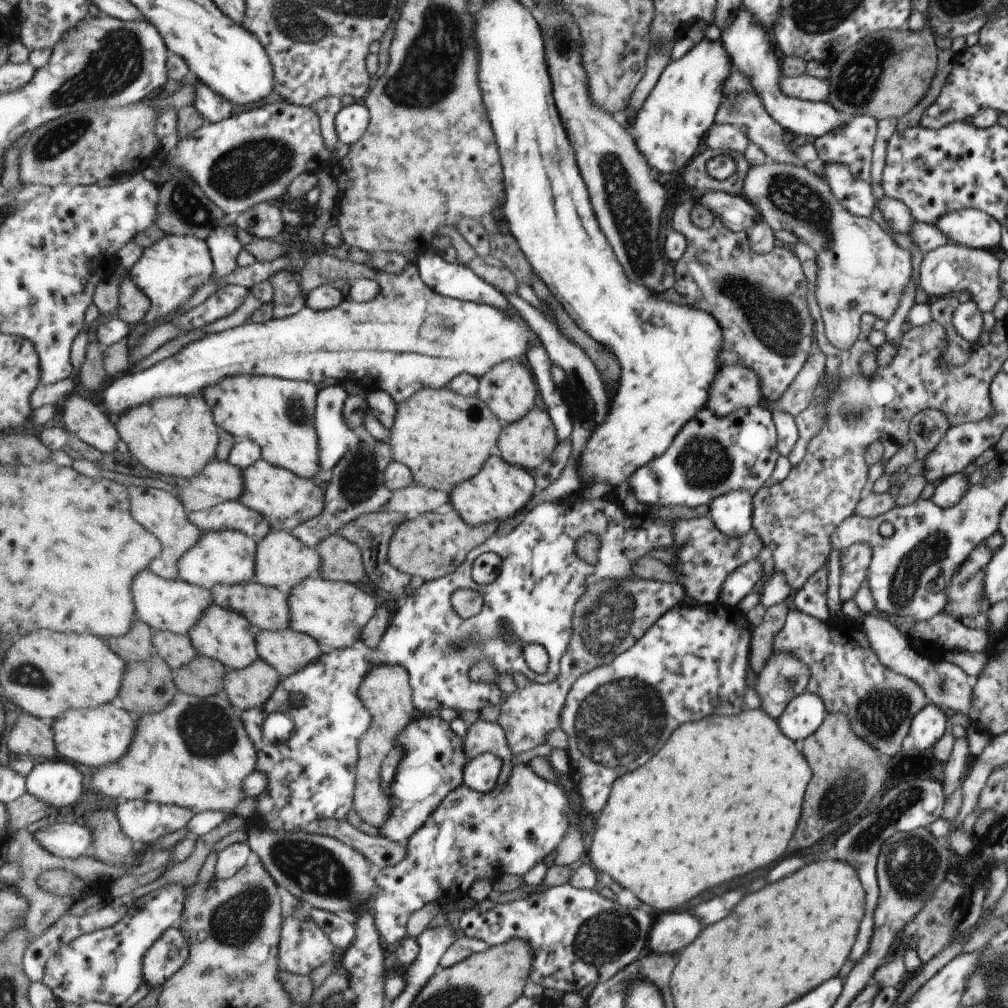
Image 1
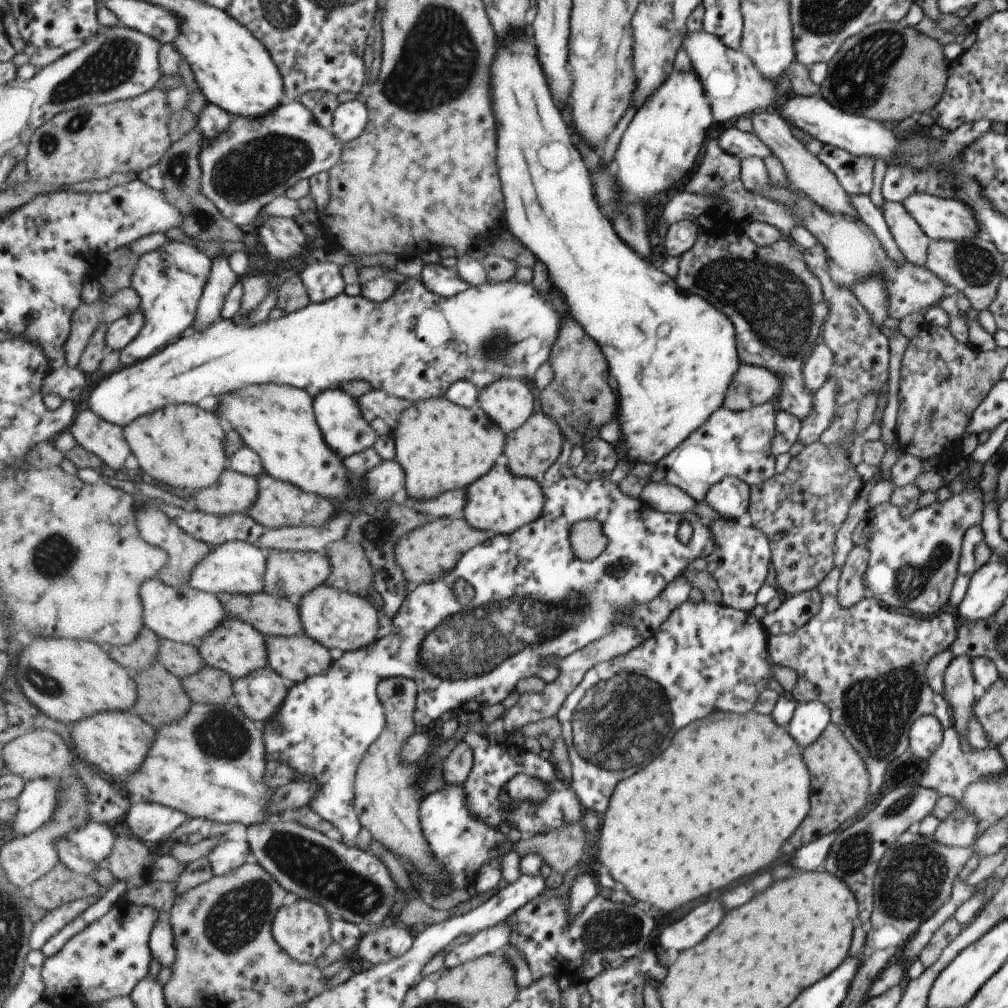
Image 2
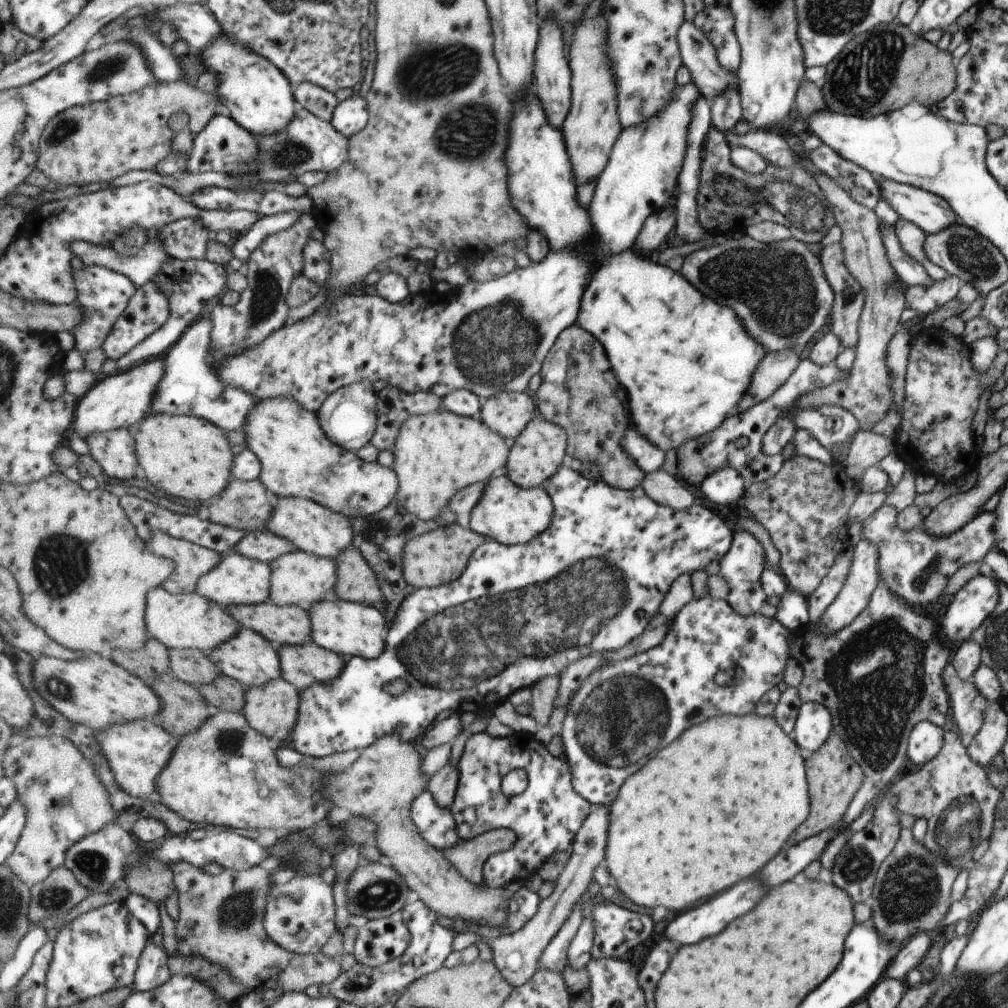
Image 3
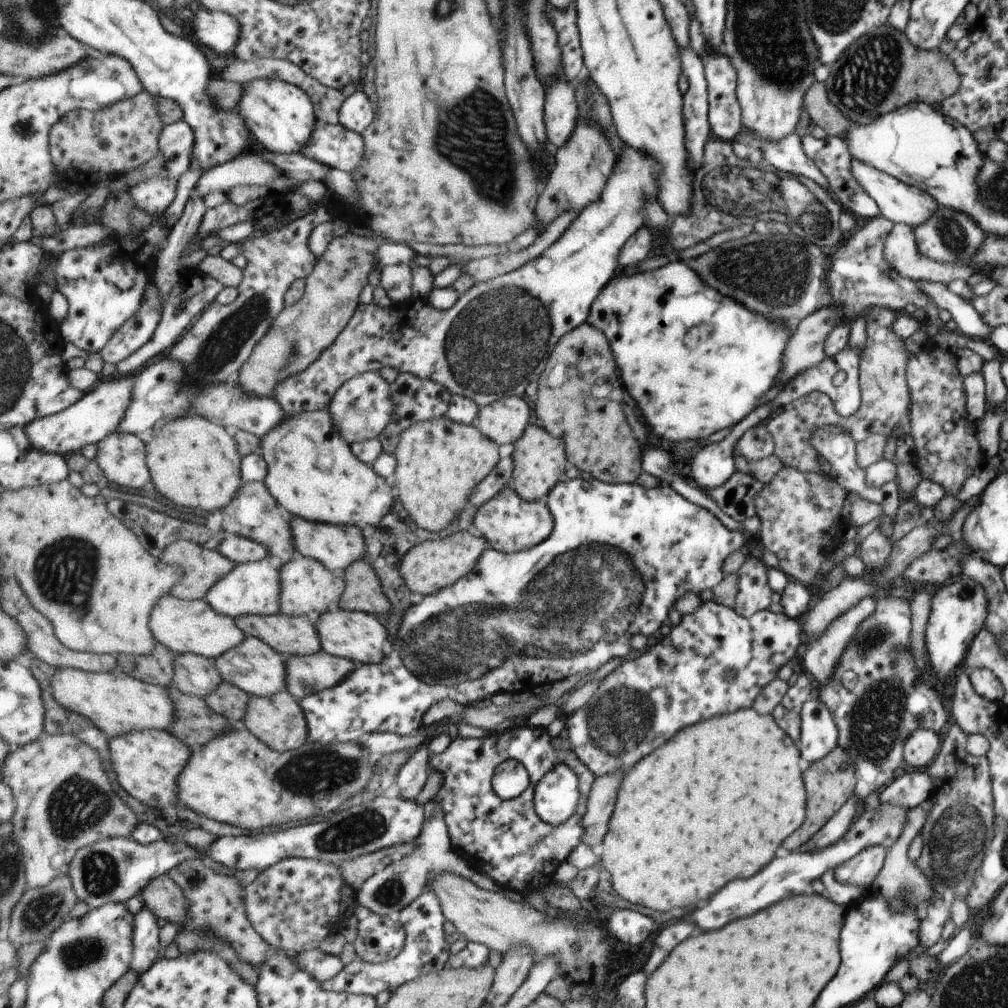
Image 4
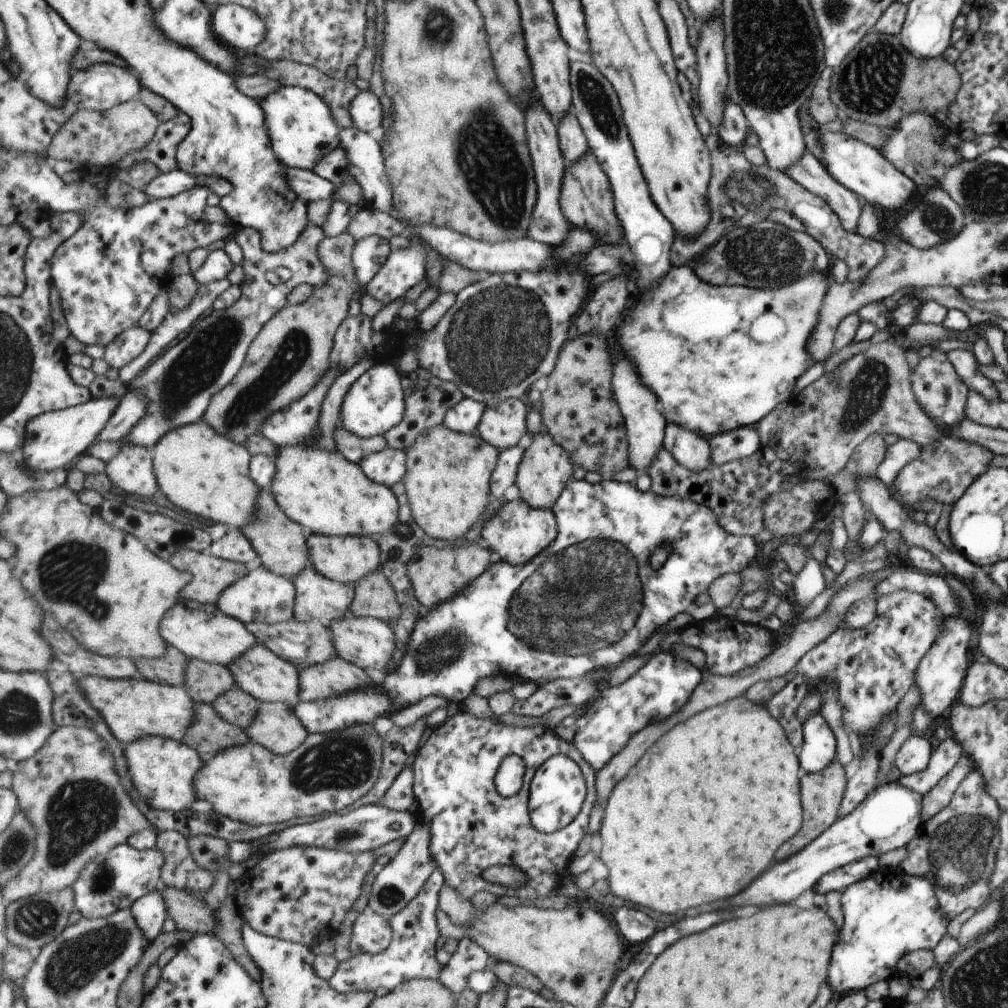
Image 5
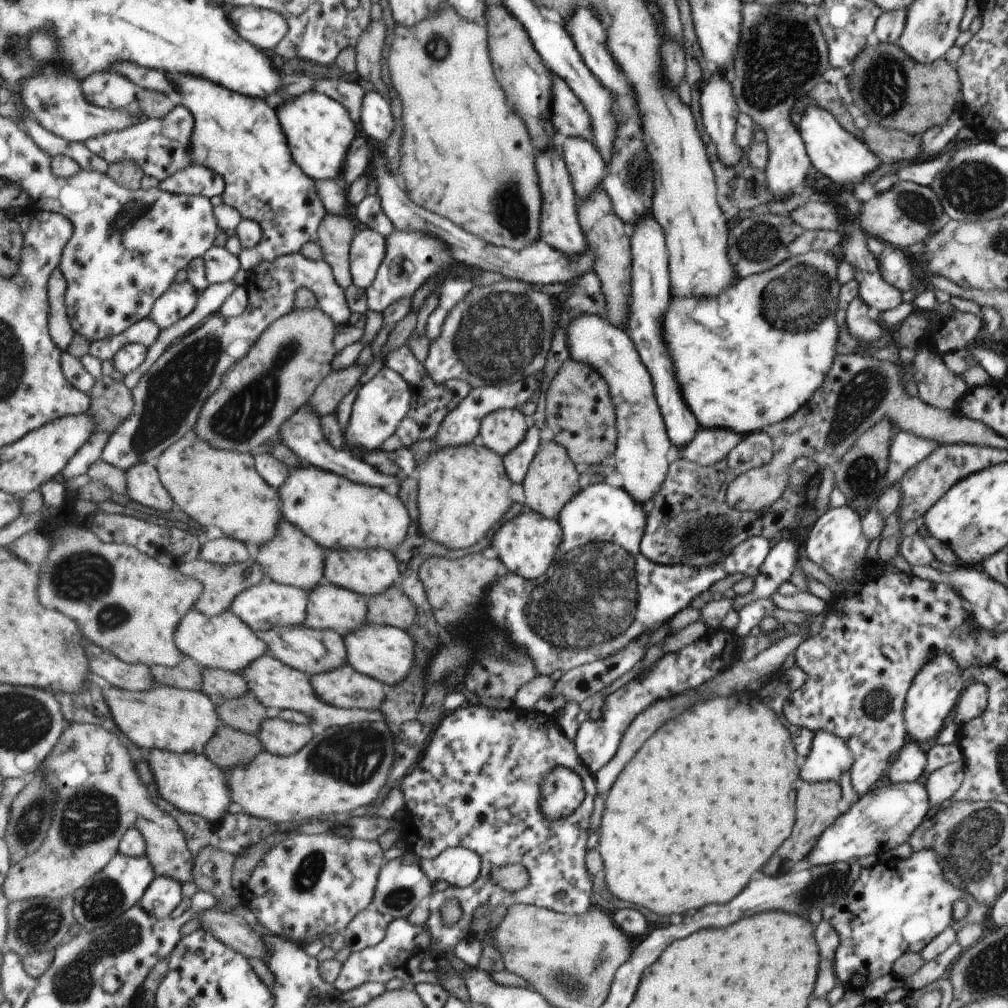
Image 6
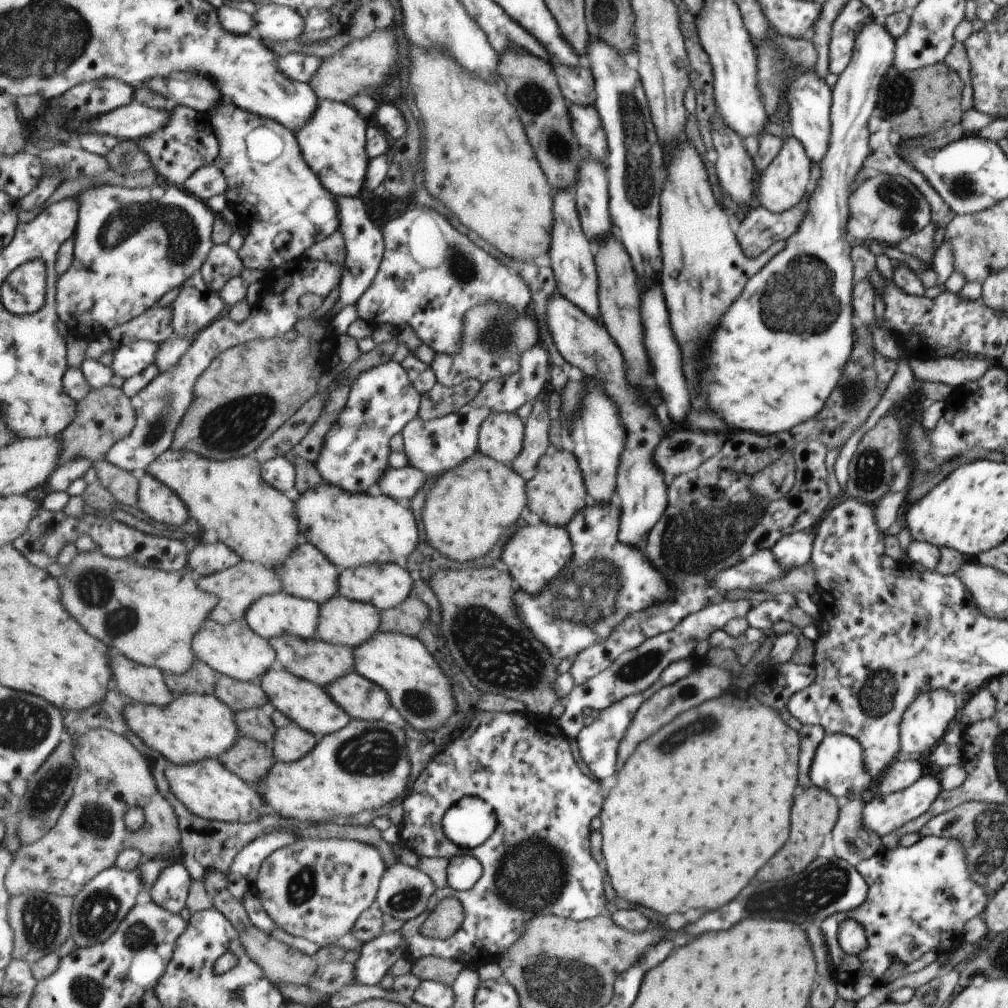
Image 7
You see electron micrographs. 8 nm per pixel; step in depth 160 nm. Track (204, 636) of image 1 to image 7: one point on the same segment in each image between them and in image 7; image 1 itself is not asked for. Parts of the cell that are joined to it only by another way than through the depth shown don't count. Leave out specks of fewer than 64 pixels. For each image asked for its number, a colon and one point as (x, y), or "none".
2: (236, 646)
3: (250, 658)
4: (257, 668)
5: (268, 677)
6: (276, 684)
7: (308, 704)

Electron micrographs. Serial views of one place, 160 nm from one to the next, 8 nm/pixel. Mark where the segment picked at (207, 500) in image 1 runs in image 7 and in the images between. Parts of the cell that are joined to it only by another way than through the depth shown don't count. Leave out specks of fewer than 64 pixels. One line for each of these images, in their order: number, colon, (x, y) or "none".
2: (234, 493)
3: (248, 505)
4: (254, 513)
5: (282, 544)
6: (293, 558)
7: (309, 574)

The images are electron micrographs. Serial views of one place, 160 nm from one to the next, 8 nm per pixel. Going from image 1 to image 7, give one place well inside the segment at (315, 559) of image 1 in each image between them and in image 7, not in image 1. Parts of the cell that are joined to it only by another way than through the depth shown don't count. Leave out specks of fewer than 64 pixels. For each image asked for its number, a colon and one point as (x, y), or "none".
2: (289, 574)
3: (302, 578)
4: (309, 588)
5: (319, 598)
6: (333, 607)
7: (349, 622)

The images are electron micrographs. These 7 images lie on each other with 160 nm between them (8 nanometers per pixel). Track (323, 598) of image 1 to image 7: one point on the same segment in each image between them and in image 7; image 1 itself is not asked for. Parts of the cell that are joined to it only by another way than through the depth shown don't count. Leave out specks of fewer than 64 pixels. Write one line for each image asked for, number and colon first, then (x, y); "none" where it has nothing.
2: (336, 618)
3: (355, 629)
4: (360, 636)
5: (369, 642)
6: (385, 652)
7: (421, 692)

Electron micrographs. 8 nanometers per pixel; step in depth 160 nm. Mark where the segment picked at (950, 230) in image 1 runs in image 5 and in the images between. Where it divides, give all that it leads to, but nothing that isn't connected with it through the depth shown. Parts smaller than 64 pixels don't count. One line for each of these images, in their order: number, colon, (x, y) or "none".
2: (947, 219)
3: (931, 214)
4: (898, 202)
5: (860, 168)

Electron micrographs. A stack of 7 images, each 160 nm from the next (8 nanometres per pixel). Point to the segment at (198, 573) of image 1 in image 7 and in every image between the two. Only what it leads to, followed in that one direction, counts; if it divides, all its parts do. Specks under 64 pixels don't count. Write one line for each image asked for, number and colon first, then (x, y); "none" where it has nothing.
2: (238, 567)
3: (238, 579)
4: (254, 588)
5: (261, 595)
6: (268, 605)
7: (278, 614)

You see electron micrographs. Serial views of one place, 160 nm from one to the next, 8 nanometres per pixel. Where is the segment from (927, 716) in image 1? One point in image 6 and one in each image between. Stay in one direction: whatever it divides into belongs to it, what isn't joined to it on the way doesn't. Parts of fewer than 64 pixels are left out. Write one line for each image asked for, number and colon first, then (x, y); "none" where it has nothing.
2: (926, 732)
3: (925, 742)
4: (921, 747)
5: (913, 755)
6: (910, 761)

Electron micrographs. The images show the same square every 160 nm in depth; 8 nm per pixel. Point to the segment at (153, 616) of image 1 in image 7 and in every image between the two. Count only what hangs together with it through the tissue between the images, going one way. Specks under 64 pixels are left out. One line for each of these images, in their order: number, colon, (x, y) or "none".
2: (184, 614)
3: (185, 621)
4: (185, 626)
5: (201, 631)
6: (224, 641)
7: (235, 650)

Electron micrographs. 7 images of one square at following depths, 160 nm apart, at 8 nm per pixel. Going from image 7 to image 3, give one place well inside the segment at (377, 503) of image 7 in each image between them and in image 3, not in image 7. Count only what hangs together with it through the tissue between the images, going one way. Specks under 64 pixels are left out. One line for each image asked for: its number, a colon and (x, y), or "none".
3: (298, 459)
4: (313, 472)
5: (316, 484)
6: (338, 513)

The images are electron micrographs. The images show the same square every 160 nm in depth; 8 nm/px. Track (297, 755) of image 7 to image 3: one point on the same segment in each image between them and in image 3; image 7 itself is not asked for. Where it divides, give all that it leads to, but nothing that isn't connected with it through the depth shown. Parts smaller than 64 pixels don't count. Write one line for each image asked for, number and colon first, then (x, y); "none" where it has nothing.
3: (273, 708)
4: (279, 720)
5: (276, 725)
6: (279, 736)

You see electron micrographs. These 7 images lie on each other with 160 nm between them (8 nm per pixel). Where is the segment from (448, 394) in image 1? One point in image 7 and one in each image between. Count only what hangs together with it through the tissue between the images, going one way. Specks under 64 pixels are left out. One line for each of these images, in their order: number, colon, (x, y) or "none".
2: (442, 446)
3: (437, 454)
4: (441, 462)
5: (449, 479)
6: (463, 492)
7: (470, 508)

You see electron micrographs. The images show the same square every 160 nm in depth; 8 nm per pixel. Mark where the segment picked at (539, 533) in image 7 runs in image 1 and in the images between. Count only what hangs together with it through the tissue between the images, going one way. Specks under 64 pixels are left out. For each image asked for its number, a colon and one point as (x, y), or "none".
1: (499, 492)
2: (500, 502)
3: (511, 514)
4: (510, 523)
5: (516, 532)
6: (527, 542)

